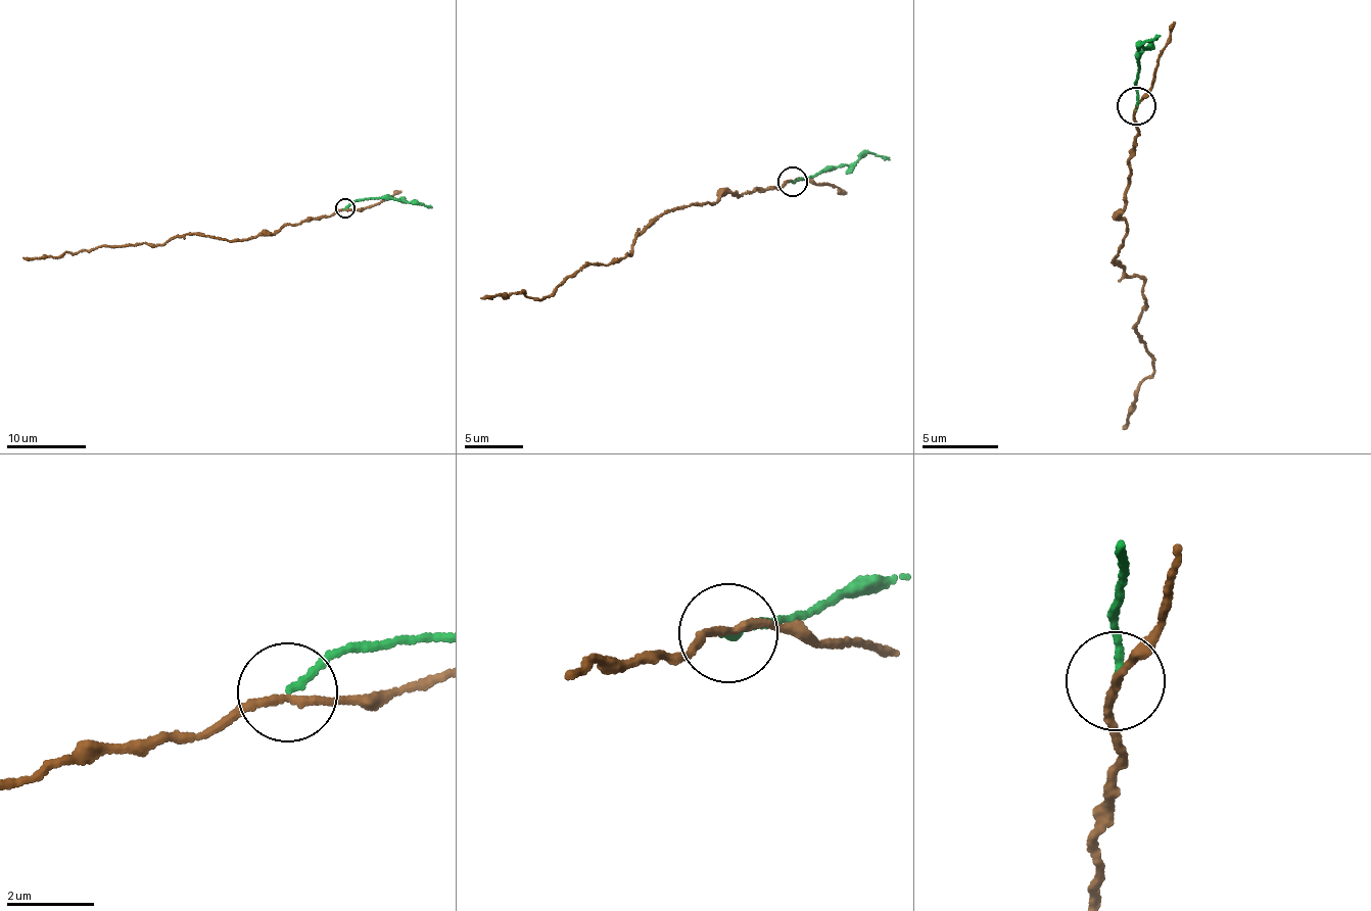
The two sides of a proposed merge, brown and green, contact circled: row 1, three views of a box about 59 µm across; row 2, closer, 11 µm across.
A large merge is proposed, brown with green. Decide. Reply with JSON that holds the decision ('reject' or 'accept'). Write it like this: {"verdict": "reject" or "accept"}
{"verdict": "reject"}

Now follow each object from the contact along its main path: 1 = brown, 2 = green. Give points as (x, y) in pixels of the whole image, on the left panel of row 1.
1: (345, 209), (249, 239), (197, 234), (159, 245), (22, 257)
2: (345, 207), (358, 200), (384, 199), (432, 207)

